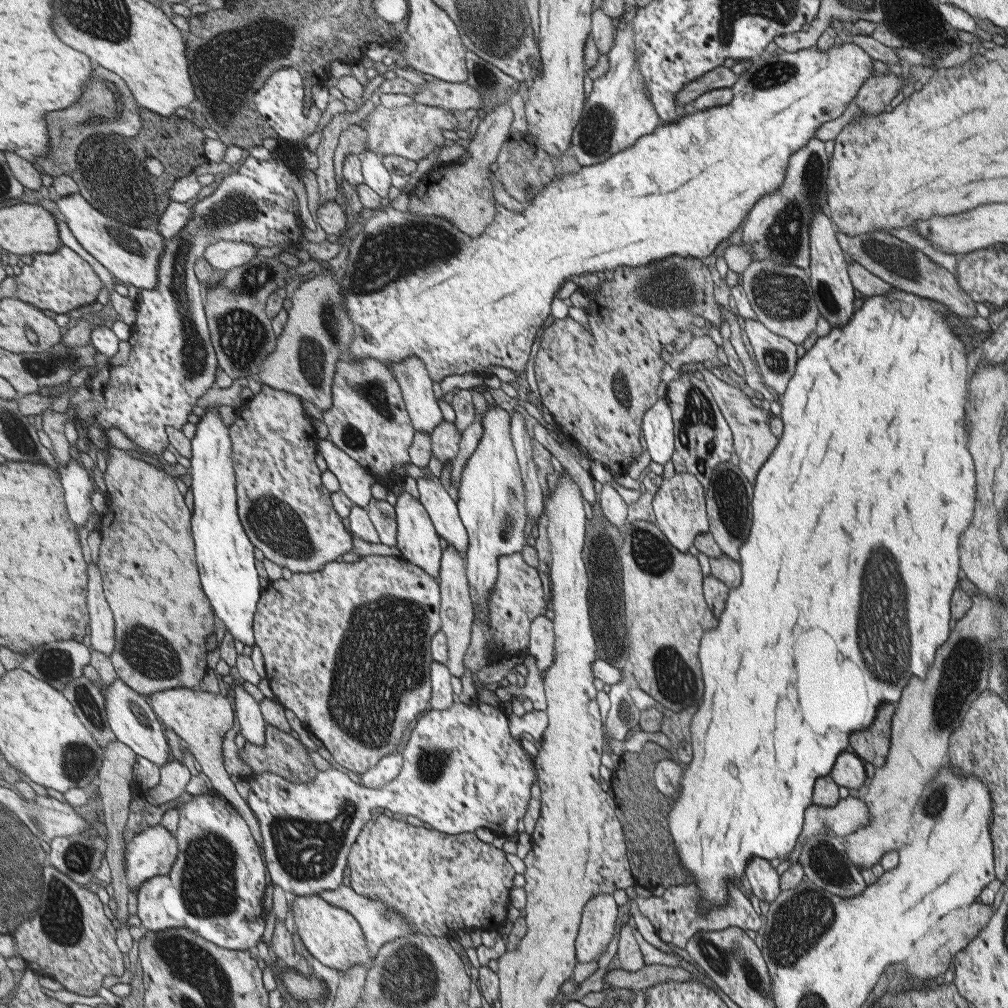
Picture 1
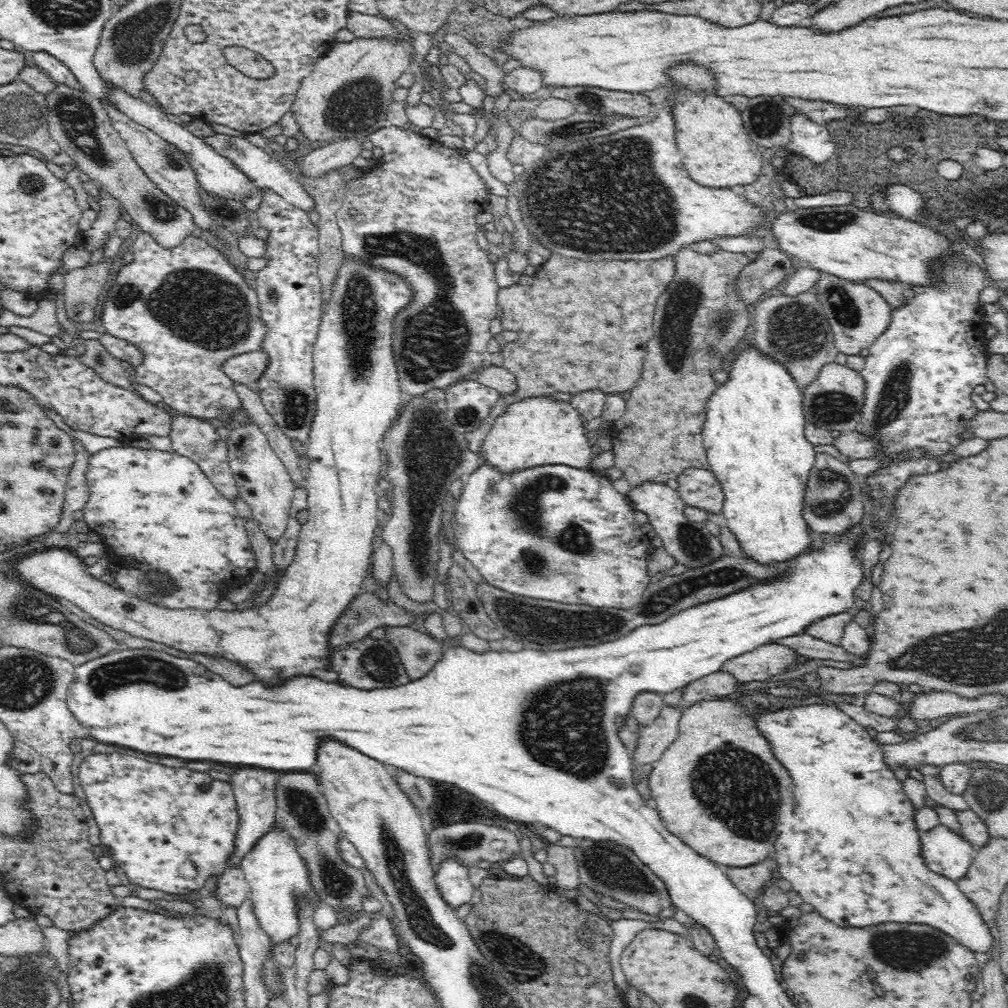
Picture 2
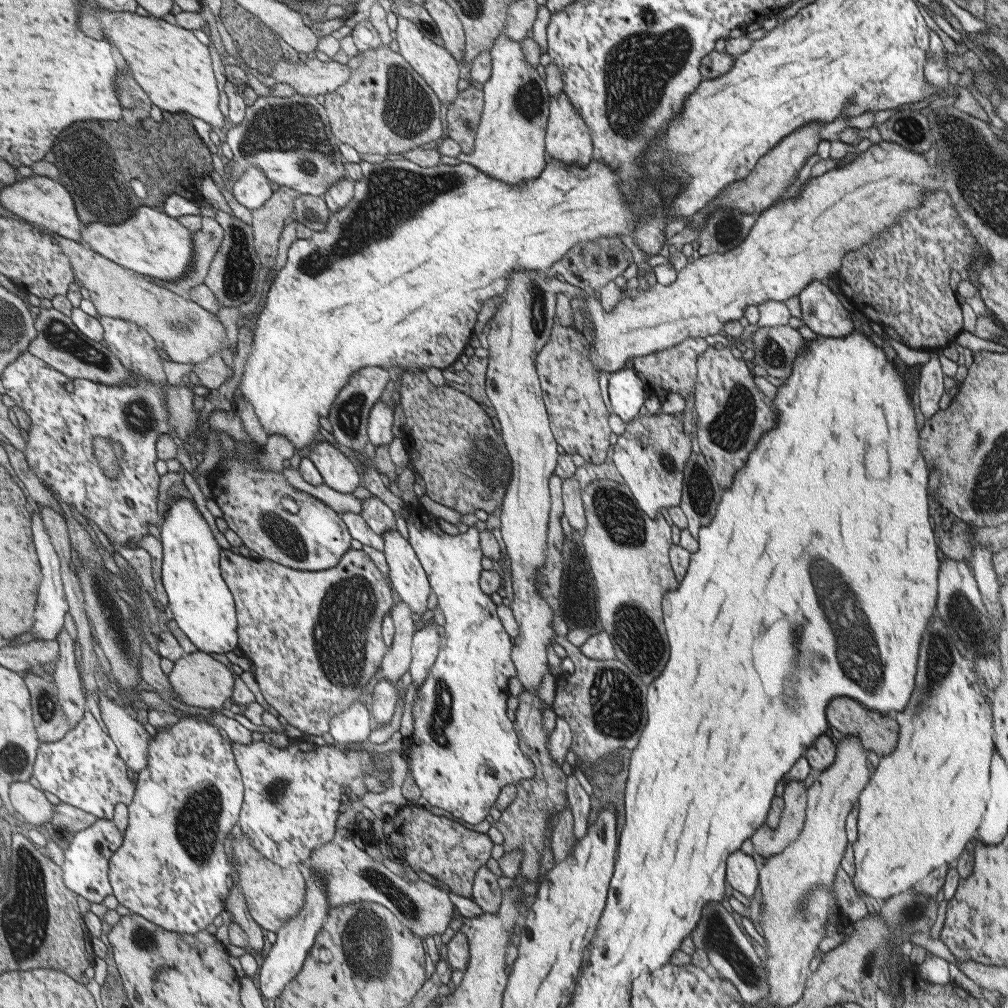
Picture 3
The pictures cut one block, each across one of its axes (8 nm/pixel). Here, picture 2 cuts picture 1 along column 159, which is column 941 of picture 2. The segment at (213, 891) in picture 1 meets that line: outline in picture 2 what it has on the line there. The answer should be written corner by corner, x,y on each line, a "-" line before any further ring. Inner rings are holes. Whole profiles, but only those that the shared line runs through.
824,704
801,705
798,707
780,709
778,711
774,711
770,713
758,712
757,723
758,723
758,727
761,728
762,735
764,735
768,739
773,755
779,760
780,763
782,763
782,766
786,769
786,773
788,774
788,777
790,777
790,780
792,780
792,796
794,801
794,814
792,814
792,818
790,818
790,822
788,822
788,824
782,824
782,828
777,828
777,835
775,836
775,839
774,839
774,845
775,845
774,857
775,857
775,863
777,864
777,867
775,868
775,870
778,871
778,874
780,874
782,878
785,878
786,880
788,880
788,882
790,882
790,886
792,886
791,890
794,890
796,894
799,894
802,897
803,902
808,902
808,904
812,904
812,908
814,908
814,911
817,911
824,918
827,918
828,920
831,920
833,923
836,923
837,925
840,925
842,927
846,927
846,926
863,927
863,926
883,923
883,922
925,924
925,925
937,928
942,932
945,932
946,934
948,934
948,936
951,936
954,940
957,940
961,945
968,947
970,950
985,951
986,949
988,949
988,951
992,952
991,935
989,934
989,930
991,929
991,927
981,923
981,920
978,918
978,915
975,914
975,911
971,907
971,904
968,902
968,900
966,900
966,897
956,888
956,885
953,883
952,880
948,880
947,878
944,878
943,876
940,876
939,874
932,872
930,869
926,868
921,863
921,860
919,859
919,854
918,854
918,841
917,841
918,830
915,830
915,828
912,826
912,823
911,823
911,812
916,808
912,808
903,799
898,780
896,780
896,777
894,776
894,773
892,773
892,770
888,770
884,766
884,763
879,758
878,745
873,741
870,735
868,735
864,727
860,726
858,723
853,721
851,717
843,713
840,709
838,709
834,705
832,706
832,705
824,705

